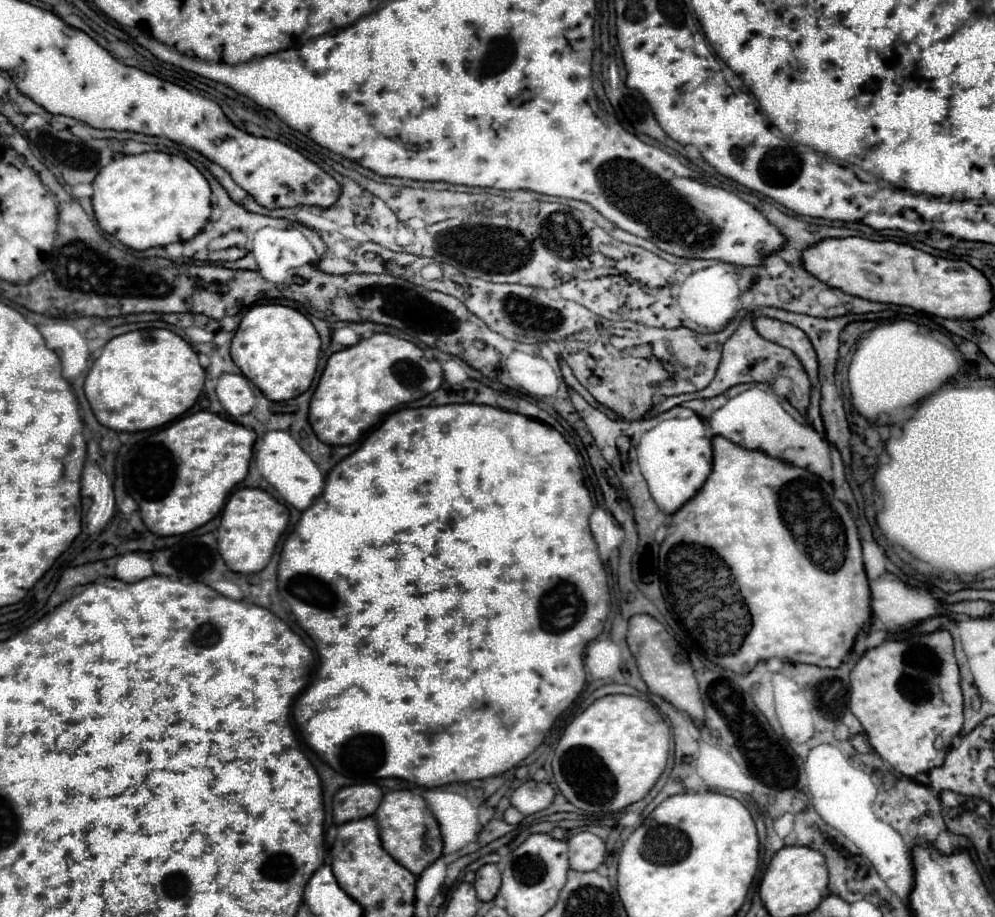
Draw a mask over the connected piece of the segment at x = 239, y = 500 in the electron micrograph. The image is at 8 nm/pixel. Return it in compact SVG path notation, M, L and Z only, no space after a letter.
M238 489L230 495L224 511L220 527L216 529L218 551L228 565L228 569L236 573L258 573L262 571L285 532L290 515L288 509L278 503L272 495L262 489Z

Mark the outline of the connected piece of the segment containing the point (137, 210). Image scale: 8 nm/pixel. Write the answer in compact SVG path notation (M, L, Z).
M168 153L116 154L110 165L100 169L92 187L94 215L102 231L136 251L194 239L212 211L206 177L190 161Z

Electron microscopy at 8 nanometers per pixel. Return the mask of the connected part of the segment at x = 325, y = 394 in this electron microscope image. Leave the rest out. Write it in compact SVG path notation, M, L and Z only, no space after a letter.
M374 333L370 339L362 339L330 355L310 401L308 421L322 443L352 445L370 431L382 415L436 391L442 379L440 363L428 359L418 345L390 333Z

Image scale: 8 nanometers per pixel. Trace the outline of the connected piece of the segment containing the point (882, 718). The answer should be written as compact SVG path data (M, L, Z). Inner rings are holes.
M948 631L912 635L908 641L886 641L880 647L864 653L864 657L854 665L850 679L850 711L862 723L872 749L894 769L894 773L914 779L916 775L930 773L930 769L944 763L952 739L962 729L960 675L954 657L952 635Z

